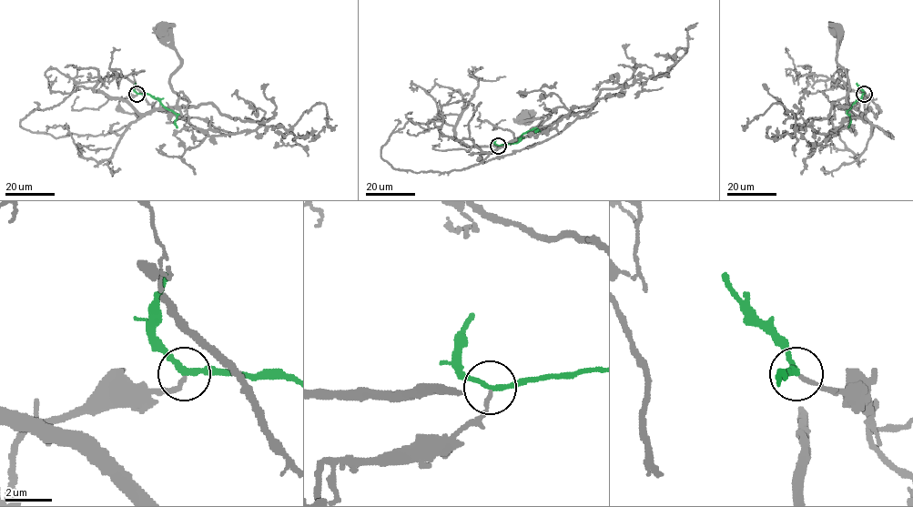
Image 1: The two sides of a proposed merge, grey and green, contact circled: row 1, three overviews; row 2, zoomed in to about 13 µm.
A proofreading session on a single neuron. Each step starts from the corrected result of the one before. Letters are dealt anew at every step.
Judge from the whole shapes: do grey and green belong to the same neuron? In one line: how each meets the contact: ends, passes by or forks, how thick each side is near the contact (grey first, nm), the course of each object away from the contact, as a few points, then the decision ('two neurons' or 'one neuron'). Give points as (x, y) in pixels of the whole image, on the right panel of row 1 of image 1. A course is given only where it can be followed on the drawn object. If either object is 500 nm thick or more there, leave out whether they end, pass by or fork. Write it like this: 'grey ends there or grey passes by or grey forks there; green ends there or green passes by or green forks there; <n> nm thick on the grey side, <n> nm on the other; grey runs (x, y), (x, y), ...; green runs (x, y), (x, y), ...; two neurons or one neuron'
grey ends there; green passes by; 170 nm thick on the grey side, 220 nm on the other; grey runs (864, 94), (880, 112), (866, 111), (833, 130), (844, 128), (849, 116), (848, 76), (836, 57), (838, 30); green runs (864, 94), (848, 110), (848, 127); two neurons

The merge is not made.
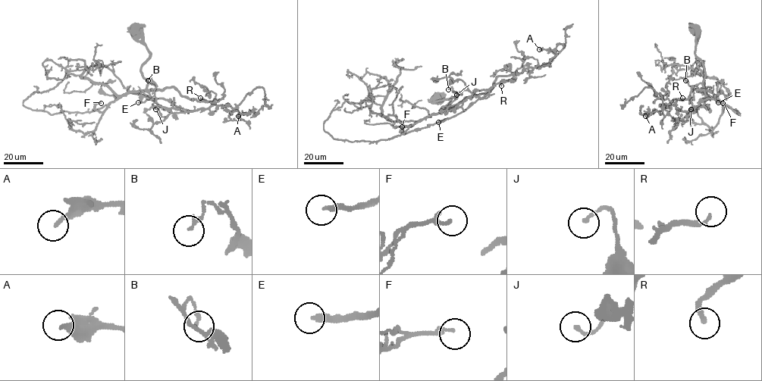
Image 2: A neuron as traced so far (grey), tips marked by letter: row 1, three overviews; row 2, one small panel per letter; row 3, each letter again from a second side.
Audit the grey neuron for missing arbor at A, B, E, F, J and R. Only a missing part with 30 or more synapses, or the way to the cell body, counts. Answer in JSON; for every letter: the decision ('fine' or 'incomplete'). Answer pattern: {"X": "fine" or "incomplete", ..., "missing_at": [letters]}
{"A": "fine", "B": "fine", "E": "incomplete", "F": "fine", "J": "fine", "R": "incomplete", "missing_at": ["E", "R"]}

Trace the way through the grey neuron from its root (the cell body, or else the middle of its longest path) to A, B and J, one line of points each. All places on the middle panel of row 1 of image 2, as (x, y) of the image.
A: (437, 100), (449, 98), (442, 107), (453, 107), (487, 92), (497, 76), (555, 55), (539, 49)
B: (437, 100), (450, 99), (442, 107), (444, 108), (457, 98), (457, 93), (452, 88), (448, 89)
J: (437, 100), (449, 98), (450, 101), (442, 107), (457, 108), (471, 93), (462, 90), (456, 95)

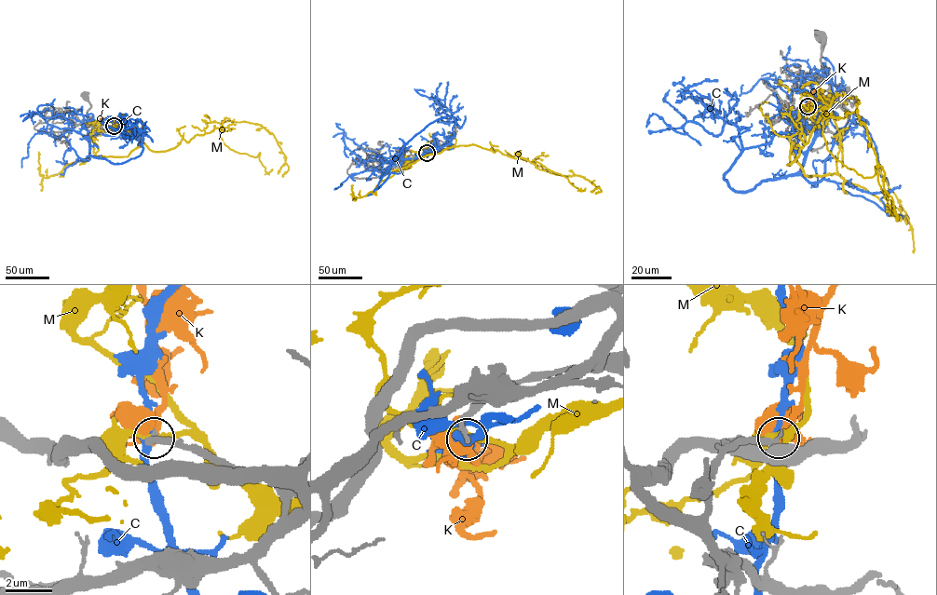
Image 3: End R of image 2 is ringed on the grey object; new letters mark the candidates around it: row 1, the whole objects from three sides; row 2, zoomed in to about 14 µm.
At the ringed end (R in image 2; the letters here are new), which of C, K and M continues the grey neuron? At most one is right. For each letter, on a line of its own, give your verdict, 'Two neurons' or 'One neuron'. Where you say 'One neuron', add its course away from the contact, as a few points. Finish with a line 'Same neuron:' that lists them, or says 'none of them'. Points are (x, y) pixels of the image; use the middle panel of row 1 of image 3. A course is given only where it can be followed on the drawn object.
C: Two neurons
K: One neuron. Its course: (427, 153), (413, 160)
M: Two neurons
Same neuron: K

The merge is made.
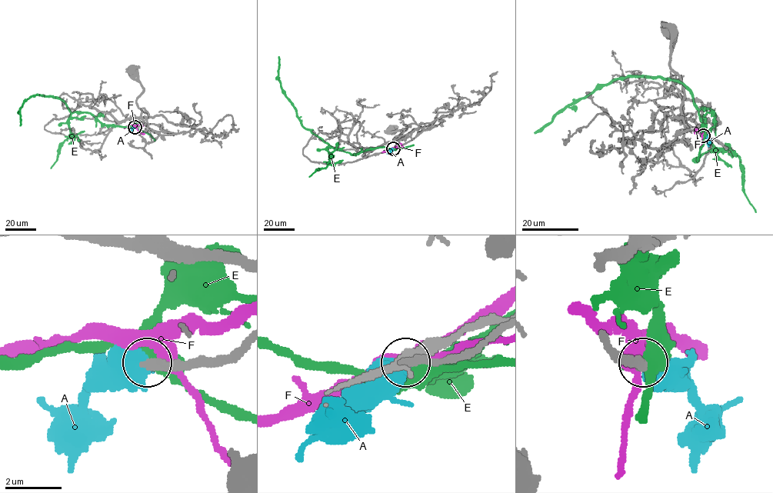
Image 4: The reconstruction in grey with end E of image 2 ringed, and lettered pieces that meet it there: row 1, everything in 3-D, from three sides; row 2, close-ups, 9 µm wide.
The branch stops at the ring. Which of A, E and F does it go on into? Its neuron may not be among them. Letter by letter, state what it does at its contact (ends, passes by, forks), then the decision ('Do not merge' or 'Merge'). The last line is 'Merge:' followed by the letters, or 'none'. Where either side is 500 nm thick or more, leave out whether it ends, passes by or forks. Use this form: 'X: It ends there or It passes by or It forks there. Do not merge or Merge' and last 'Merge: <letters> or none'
A: Merge
E: Do not merge
F: It passes by. Do not merge
Merge: A

